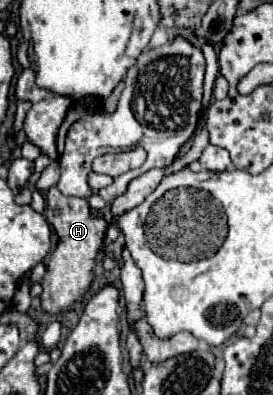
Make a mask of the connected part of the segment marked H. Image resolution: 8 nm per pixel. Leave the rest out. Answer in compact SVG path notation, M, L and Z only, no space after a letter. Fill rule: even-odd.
M52 187L46 193L46 211L44 211L48 223L54 227L58 235L58 245L56 249L46 257L46 275L42 279L44 293L40 295L42 307L48 313L58 313L58 311L68 311L72 309L74 301L90 287L94 279L94 265L96 265L96 253L102 247L106 227L108 223L104 217L94 215L86 199L76 199L76 197L66 197L62 195L56 187Z

